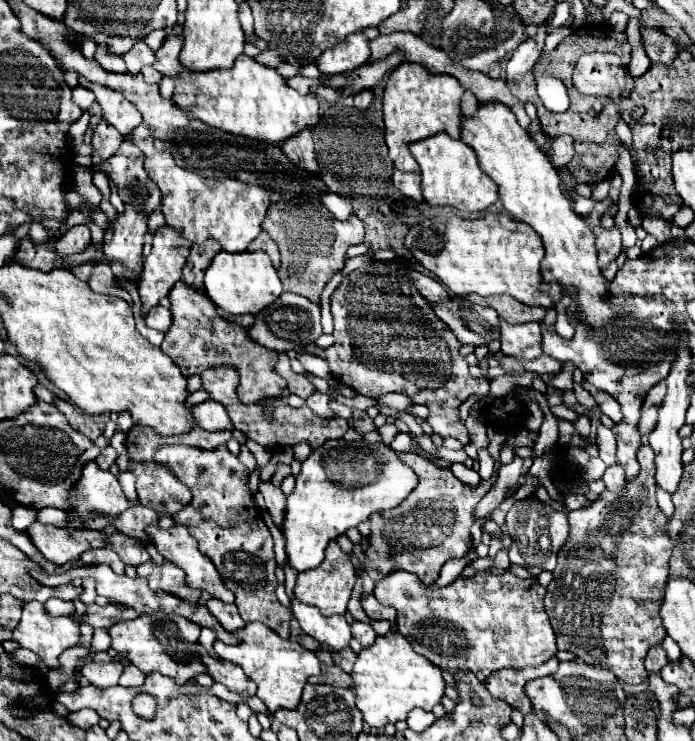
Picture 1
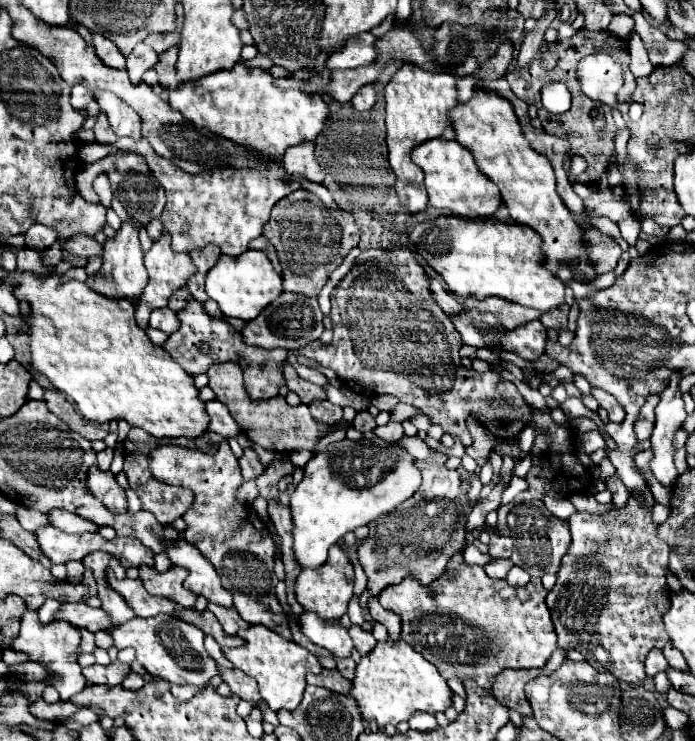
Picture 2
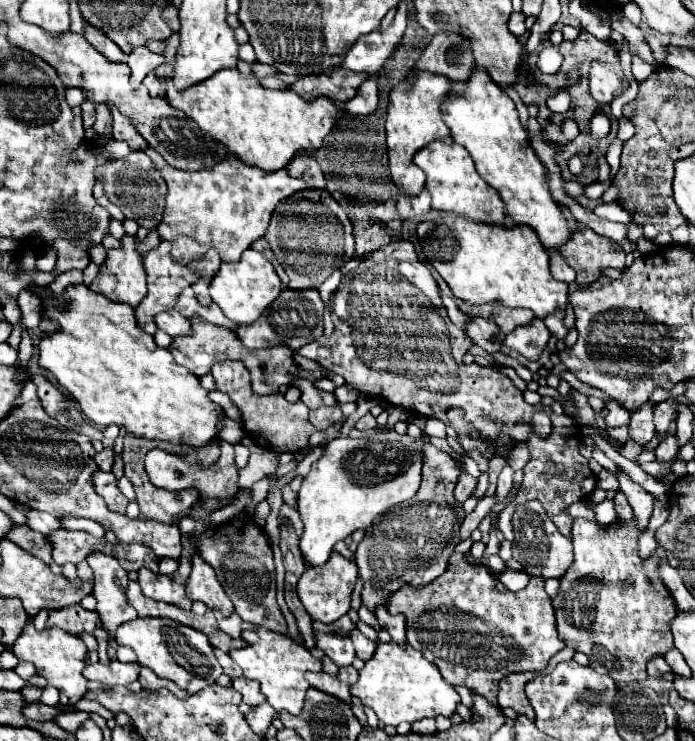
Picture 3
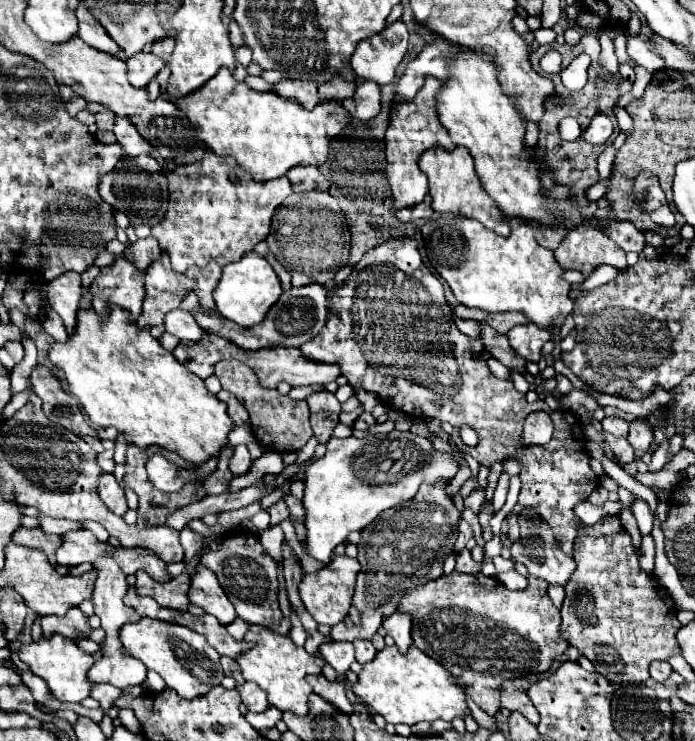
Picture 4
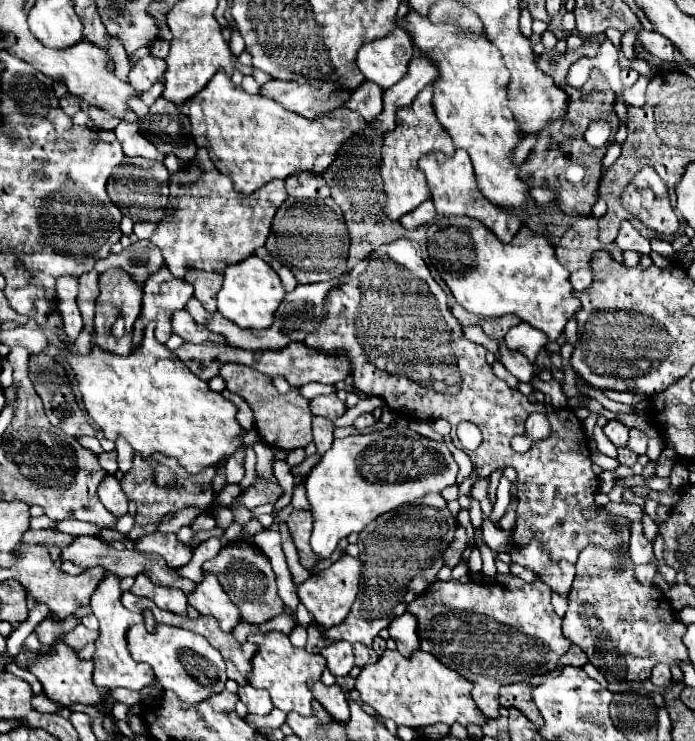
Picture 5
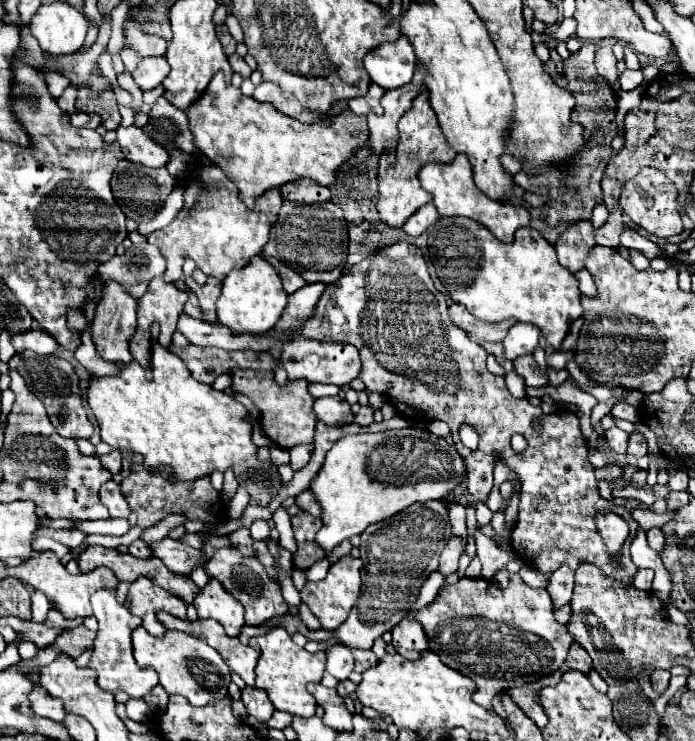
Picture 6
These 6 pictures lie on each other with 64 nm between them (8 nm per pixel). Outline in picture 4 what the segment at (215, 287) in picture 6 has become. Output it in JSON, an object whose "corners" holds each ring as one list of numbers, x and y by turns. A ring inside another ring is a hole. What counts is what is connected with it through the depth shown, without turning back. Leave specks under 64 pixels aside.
{"corners":[[212,260,212,264,208,264,204,268,192,266,192,268,186,270,186,276,196,280,196,290,194,292,196,292,198,300,200,300,200,306,204,310,212,310,214,308,212,290,216,288,216,284,220,280,220,274,222,274,222,268,218,264,214,264,214,260]]}

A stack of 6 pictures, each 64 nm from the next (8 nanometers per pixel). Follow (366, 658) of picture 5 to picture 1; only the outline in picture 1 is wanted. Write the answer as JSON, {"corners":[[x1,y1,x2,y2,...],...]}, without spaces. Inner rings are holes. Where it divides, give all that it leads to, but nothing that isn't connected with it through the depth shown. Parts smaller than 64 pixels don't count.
{"corners":[[354,620,352,622,352,636,358,638,362,646,370,646,374,642,374,638,376,638,376,632,374,632,374,628,370,624]]}

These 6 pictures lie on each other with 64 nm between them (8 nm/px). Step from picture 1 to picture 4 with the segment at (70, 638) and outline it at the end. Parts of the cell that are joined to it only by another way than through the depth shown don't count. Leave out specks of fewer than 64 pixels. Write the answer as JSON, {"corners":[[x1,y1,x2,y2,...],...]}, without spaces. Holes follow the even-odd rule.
{"corners":[[52,634,50,638,40,638,32,642,24,642,18,648,18,656,22,662,30,666,30,670,48,682,48,688,60,702,80,702,90,694,90,680,86,678,88,668,94,664,94,658,84,652,74,640,68,640,60,634]]}

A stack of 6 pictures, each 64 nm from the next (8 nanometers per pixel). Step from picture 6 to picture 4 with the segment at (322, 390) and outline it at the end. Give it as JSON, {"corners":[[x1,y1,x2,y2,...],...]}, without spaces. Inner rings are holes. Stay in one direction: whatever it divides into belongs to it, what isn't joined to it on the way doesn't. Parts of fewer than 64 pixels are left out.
{"corners":[[309,385,309,386,298,386,292,387,288,396,294,400,304,400,312,392,323,390,322,385]]}

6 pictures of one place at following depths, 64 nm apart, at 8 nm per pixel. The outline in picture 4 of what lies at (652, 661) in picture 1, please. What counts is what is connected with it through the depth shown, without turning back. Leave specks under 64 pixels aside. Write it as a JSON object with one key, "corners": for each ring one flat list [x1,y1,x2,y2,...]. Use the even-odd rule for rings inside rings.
{"corners":[[656,662,656,664,652,664,652,668,650,668,650,676,652,676,656,682,666,682,670,674,672,674,672,668,670,668,668,662]]}

